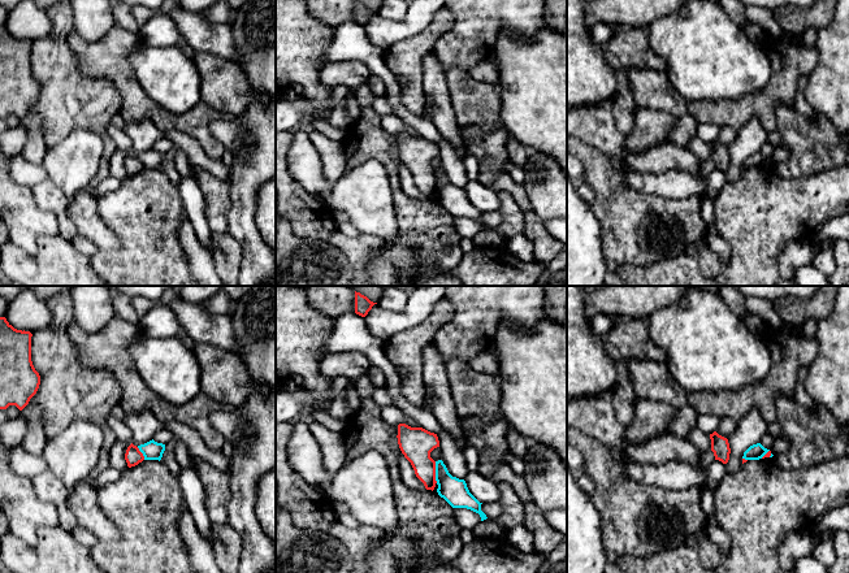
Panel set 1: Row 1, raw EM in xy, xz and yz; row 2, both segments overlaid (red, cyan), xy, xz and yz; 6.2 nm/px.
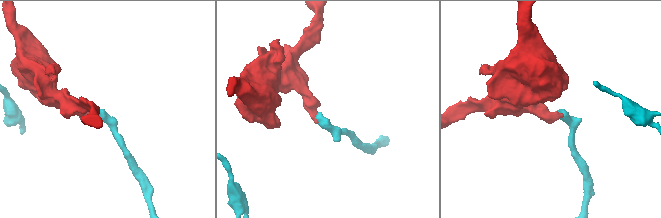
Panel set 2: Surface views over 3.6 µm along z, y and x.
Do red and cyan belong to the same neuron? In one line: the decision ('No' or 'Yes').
No

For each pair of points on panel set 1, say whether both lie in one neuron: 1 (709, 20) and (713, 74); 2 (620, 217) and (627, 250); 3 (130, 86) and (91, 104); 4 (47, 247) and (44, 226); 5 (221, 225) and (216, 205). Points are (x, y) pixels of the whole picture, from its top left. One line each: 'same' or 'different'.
1: same
2: same
3: different
4: different
5: same

